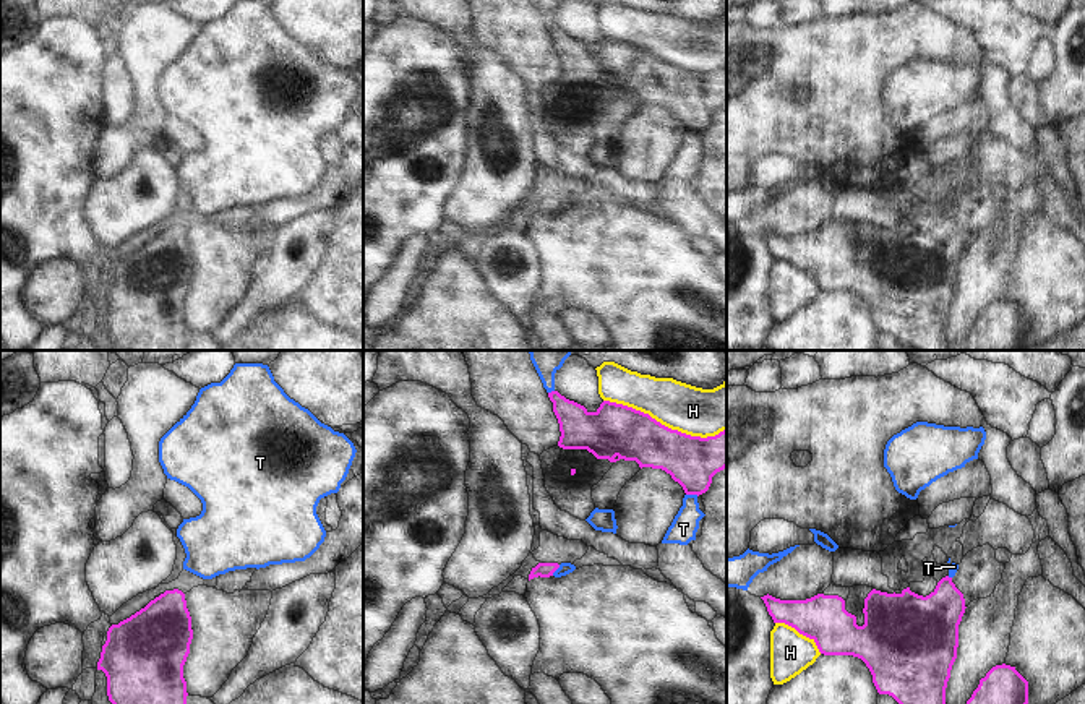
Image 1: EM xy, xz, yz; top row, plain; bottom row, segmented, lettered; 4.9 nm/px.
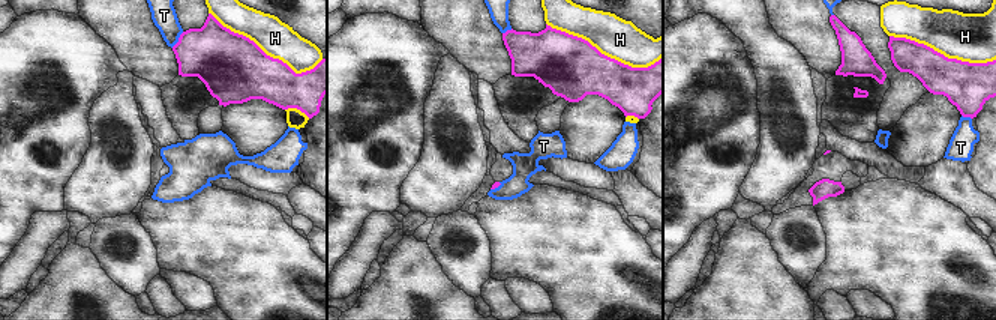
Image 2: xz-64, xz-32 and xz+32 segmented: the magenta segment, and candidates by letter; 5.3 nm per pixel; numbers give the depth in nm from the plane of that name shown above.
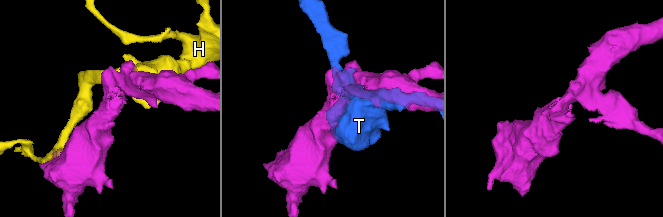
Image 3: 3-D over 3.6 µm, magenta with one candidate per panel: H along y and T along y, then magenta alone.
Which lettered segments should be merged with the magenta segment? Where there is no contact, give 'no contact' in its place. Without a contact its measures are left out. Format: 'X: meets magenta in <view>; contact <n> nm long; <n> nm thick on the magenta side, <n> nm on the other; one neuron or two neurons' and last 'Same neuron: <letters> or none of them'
H: meets magenta in xz; contact 650 nm long; 260 nm thick on the magenta side, 240 nm on the other; two neurons
T: meets magenta in xz; contact 60 nm long; 260 nm thick on the magenta side, 130 nm on the other; two neurons
Same neuron: none of them

